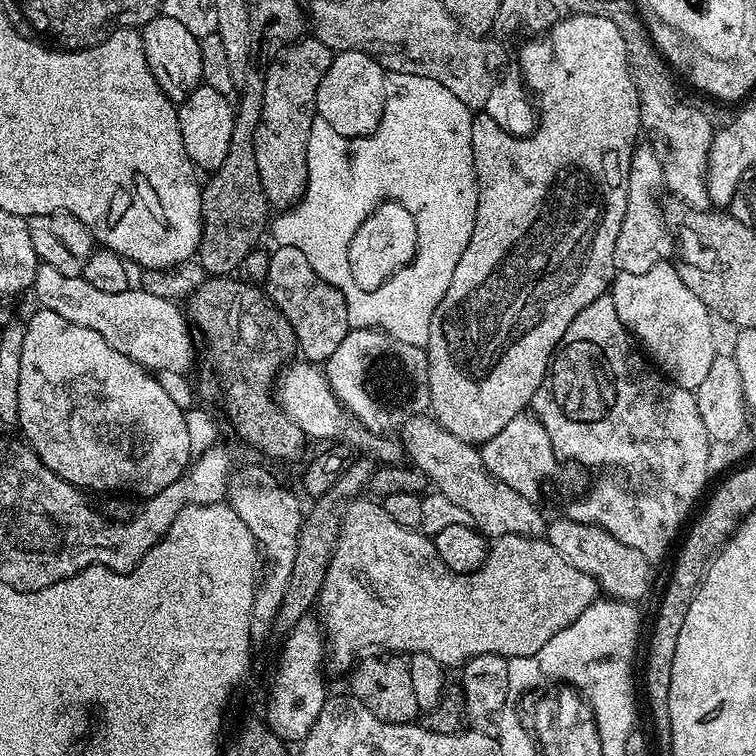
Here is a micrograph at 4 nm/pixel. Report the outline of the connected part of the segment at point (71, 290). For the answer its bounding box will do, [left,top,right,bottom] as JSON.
[31,264,194,373]

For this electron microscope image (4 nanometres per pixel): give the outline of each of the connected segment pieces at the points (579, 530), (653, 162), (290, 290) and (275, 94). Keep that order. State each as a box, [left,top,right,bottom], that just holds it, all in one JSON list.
[[546,516,652,603],[612,143,674,274],[264,245,352,363],[253,38,334,210]]

